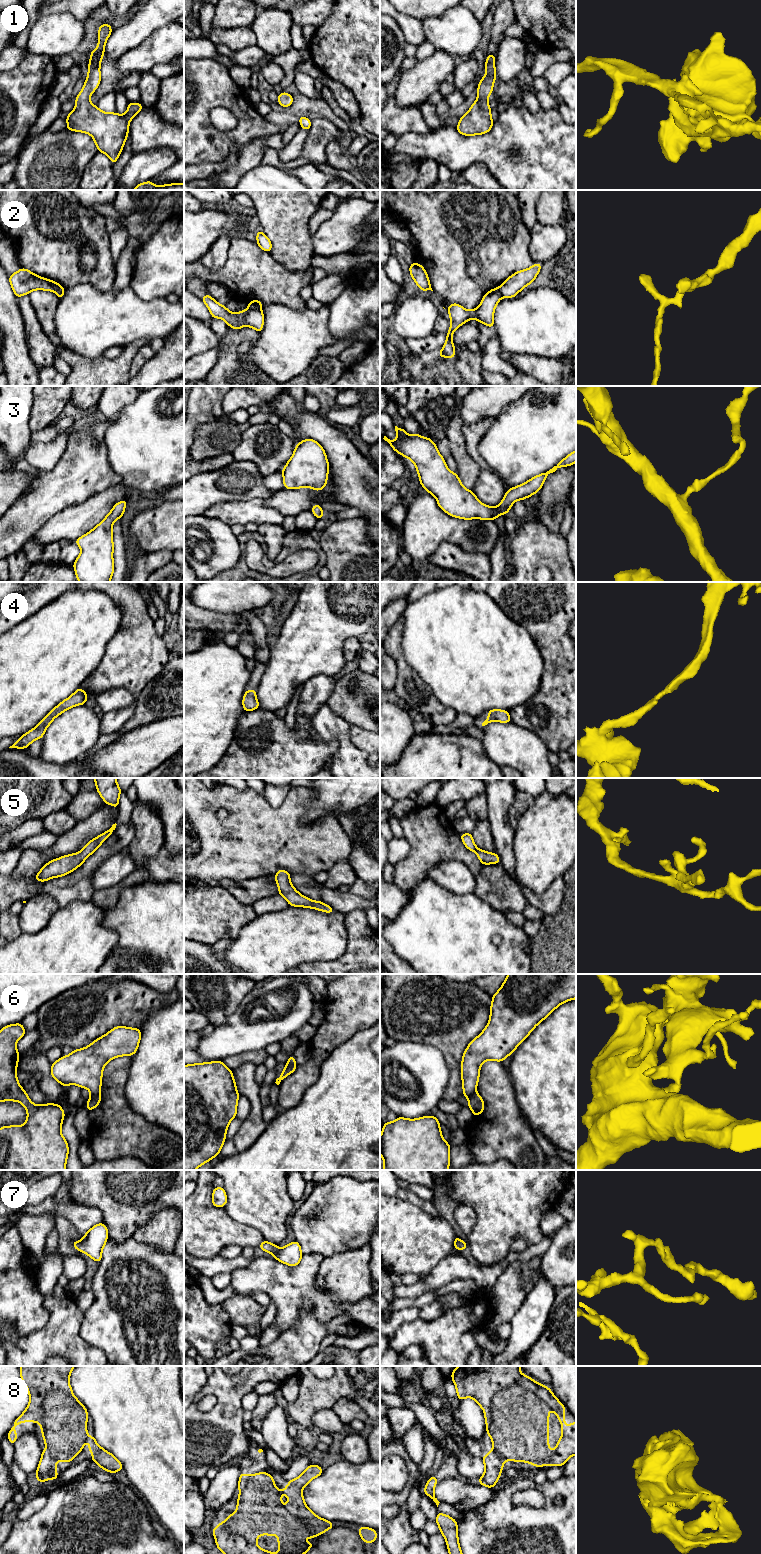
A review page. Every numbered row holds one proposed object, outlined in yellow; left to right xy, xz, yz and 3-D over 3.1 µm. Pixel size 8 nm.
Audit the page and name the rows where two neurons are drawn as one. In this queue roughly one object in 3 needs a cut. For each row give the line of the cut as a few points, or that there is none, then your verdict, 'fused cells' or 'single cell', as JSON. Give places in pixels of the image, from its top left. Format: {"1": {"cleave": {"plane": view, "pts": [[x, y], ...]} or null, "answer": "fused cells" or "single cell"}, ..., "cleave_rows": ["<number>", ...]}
{"1": {"cleave": null, "answer": "single cell"}, "2": {"cleave": {"plane": "xz", "pts": [[249, 308], [260, 310]]}, "answer": "fused cells"}, "3": {"cleave": null, "answer": "single cell"}, "4": {"cleave": null, "answer": "single cell"}, "5": {"cleave": null, "answer": "single cell"}, "6": {"cleave": {"plane": "xy", "pts": [[91, 1095], [99, 1096]]}, "answer": "fused cells"}, "7": {"cleave": null, "answer": "single cell"}, "8": {"cleave": null, "answer": "single cell"}, "cleave_rows": ["2", "6"]}

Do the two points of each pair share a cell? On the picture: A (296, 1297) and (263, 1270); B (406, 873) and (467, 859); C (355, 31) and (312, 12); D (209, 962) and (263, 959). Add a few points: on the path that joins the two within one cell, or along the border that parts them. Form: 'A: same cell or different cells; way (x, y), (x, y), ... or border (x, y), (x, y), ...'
A: same cell; way (288, 1289), (271, 1276)
B: same cell; way (421, 859), (426, 854), (452, 854)
C: different cells; border (333, 10), (316, 27)
D: different cells; border (223, 960), (227, 963)

